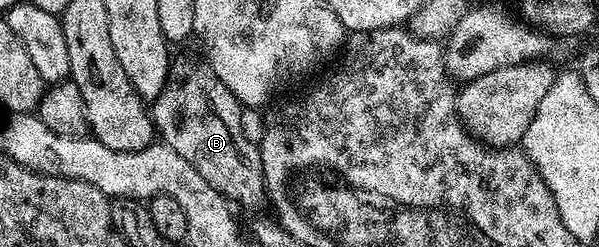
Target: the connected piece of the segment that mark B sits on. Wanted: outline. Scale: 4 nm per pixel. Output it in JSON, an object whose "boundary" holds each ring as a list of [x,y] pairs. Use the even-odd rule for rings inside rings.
{"boundary":[[[182,55],[178,59],[177,56],[170,64],[166,86],[149,104],[148,110],[157,138],[176,149],[176,153],[180,153],[184,161],[194,164],[200,177],[204,177],[204,181],[208,181],[212,189],[216,189],[234,205],[240,203],[244,207],[267,206],[266,182],[258,152],[259,144],[244,137],[244,130],[241,128],[243,106],[232,93],[232,89],[228,89],[228,85],[224,85],[224,81],[216,77],[205,58],[193,59],[190,55]]]}

